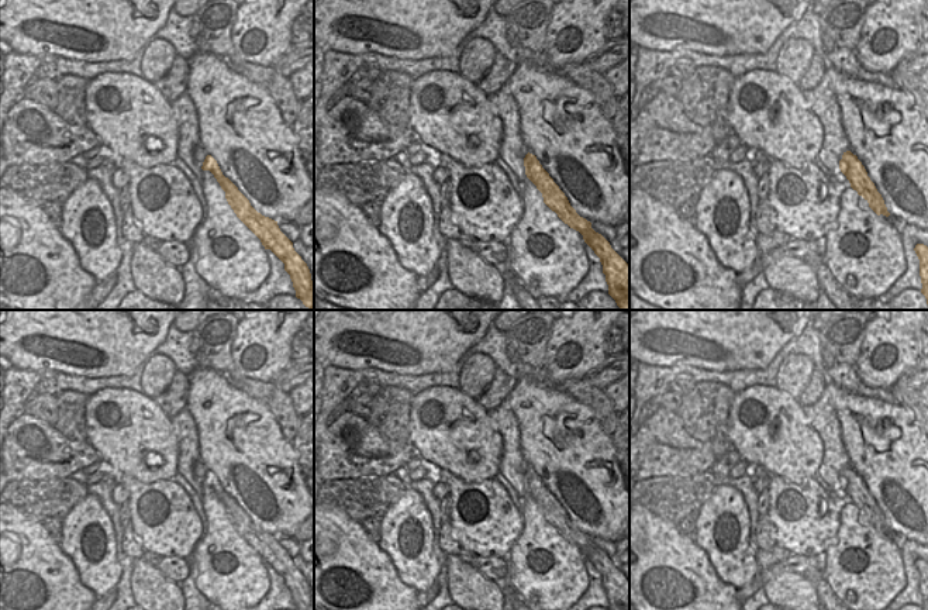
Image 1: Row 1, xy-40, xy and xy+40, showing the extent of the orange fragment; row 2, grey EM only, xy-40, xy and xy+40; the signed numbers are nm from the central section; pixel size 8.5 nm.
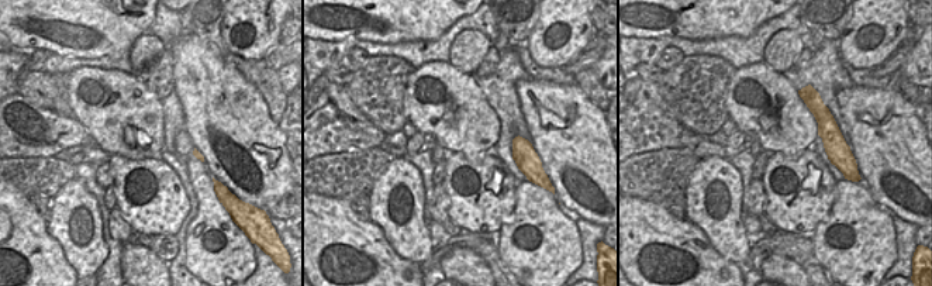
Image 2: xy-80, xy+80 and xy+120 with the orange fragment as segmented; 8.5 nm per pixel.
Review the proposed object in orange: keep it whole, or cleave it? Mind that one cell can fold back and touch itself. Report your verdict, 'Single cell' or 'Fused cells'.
Single cell

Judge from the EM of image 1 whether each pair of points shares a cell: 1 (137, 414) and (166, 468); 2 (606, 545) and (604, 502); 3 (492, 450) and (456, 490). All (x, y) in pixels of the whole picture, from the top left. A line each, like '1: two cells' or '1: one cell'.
1: one cell
2: two cells
3: two cells

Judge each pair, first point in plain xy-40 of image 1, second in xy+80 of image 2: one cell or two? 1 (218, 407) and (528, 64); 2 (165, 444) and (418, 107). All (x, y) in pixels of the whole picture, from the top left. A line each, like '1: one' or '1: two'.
1: two
2: one

